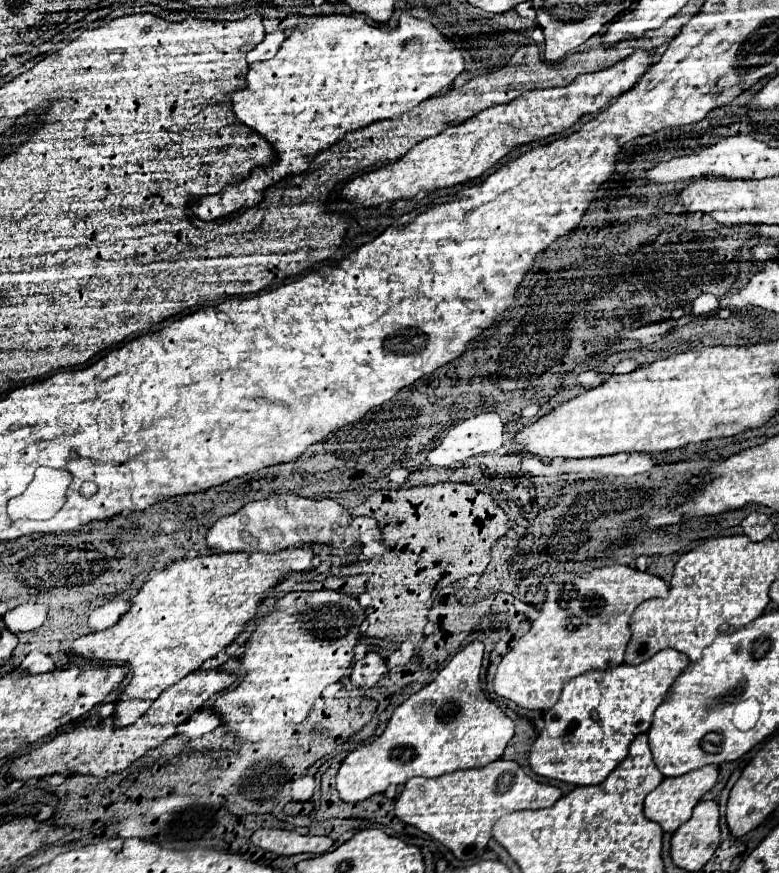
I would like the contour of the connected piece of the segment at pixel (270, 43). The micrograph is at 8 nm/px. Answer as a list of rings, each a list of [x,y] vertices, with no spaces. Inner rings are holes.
[[[283,31],[267,33],[265,39],[247,53],[247,61],[249,61],[249,63],[255,63],[255,61],[265,61],[265,59],[275,57],[277,51],[279,51],[279,45],[285,41],[285,37],[287,37],[287,35],[285,35]]]

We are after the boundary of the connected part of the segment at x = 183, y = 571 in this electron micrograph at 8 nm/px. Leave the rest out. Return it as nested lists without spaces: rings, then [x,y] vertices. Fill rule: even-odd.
[[[297,547],[297,549],[283,549],[283,551],[273,553],[273,555],[263,555],[263,553],[213,553],[213,555],[199,555],[199,557],[191,559],[191,561],[187,561],[187,559],[175,561],[171,567],[165,567],[161,573],[157,573],[153,579],[149,579],[149,581],[137,591],[137,595],[131,597],[131,609],[129,609],[127,613],[123,613],[123,619],[119,619],[111,629],[95,631],[95,633],[89,633],[89,635],[83,635],[83,637],[75,639],[75,641],[71,643],[71,649],[69,649],[67,655],[69,655],[71,659],[81,657],[81,659],[113,661],[113,663],[117,663],[117,665],[125,665],[125,667],[131,671],[131,673],[129,673],[129,675],[131,675],[131,677],[129,677],[129,683],[127,683],[127,687],[119,693],[119,701],[115,703],[115,713],[113,713],[115,725],[123,725],[123,727],[125,727],[125,725],[131,725],[133,721],[137,721],[137,719],[151,707],[151,703],[159,697],[161,691],[165,691],[169,685],[181,681],[181,679],[183,679],[185,675],[189,675],[191,671],[199,669],[203,661],[215,657],[223,647],[227,647],[227,645],[243,631],[243,625],[245,625],[249,619],[255,617],[257,607],[259,607],[259,603],[261,603],[265,591],[269,591],[281,577],[285,577],[285,575],[291,573],[291,571],[309,571],[309,569],[313,569],[311,557],[313,557],[313,551],[311,551],[309,547]]]

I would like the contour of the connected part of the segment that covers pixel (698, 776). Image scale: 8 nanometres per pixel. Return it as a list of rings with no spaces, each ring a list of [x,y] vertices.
[[[703,767],[703,769],[695,769],[695,773],[685,773],[683,777],[665,777],[657,789],[653,789],[647,797],[645,797],[645,815],[647,819],[659,823],[663,827],[663,831],[675,831],[681,823],[685,823],[691,817],[693,807],[699,803],[699,799],[715,785],[717,781],[717,767]]]

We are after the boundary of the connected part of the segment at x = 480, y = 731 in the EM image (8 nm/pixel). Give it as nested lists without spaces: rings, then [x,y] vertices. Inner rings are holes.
[[[473,641],[463,651],[459,651],[445,669],[439,671],[439,675],[425,685],[421,691],[413,693],[407,701],[403,701],[391,715],[385,733],[355,751],[351,751],[337,773],[337,791],[339,799],[345,803],[359,803],[369,799],[375,793],[383,793],[389,785],[403,785],[411,777],[441,777],[445,773],[453,773],[457,769],[467,767],[485,767],[487,763],[493,763],[499,759],[505,751],[505,745],[515,733],[513,721],[493,703],[485,697],[481,689],[481,661],[483,661],[483,643]]]

